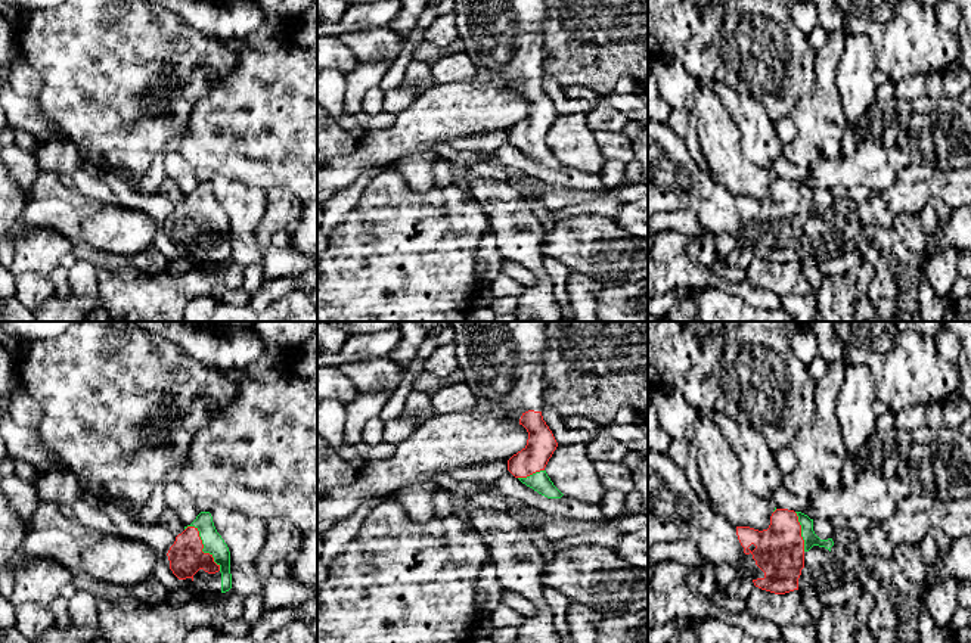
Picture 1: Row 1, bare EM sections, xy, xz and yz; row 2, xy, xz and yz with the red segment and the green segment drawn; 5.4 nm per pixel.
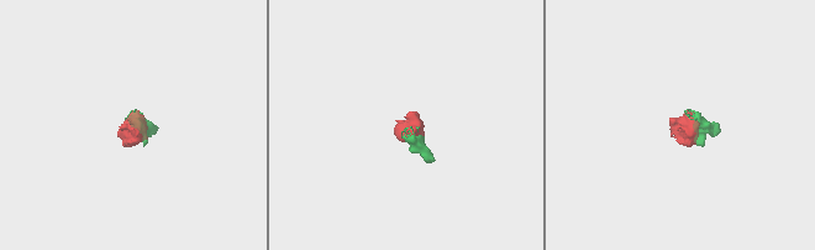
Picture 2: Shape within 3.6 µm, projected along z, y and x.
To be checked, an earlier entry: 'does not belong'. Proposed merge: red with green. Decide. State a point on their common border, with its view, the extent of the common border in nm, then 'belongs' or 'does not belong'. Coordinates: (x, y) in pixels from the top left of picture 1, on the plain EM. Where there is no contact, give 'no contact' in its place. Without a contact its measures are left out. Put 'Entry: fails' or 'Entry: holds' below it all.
meets red in xy at (202, 217); contact 300 nm long; belongs
Entry: fails

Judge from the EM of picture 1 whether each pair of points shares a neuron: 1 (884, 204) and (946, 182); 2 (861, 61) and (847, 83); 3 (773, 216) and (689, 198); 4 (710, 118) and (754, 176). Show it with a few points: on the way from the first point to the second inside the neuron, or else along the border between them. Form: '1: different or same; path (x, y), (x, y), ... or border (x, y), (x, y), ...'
1: same; path (899, 198), (921, 183), (931, 183)
2: same; path (856, 67), (853, 77)
3: same; path (753, 216), (720, 213), (710, 202)
4: same; path (717, 133), (719, 143), (740, 164)

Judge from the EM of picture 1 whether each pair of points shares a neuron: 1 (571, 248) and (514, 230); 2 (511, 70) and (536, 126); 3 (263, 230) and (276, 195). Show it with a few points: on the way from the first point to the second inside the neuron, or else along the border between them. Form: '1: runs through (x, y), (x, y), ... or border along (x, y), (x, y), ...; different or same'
1: border along (546, 235), (540, 254); different
2: runs through (524, 83), (536, 96), (536, 112); same
3: runs through (272, 221), (276, 217), (276, 204); same

